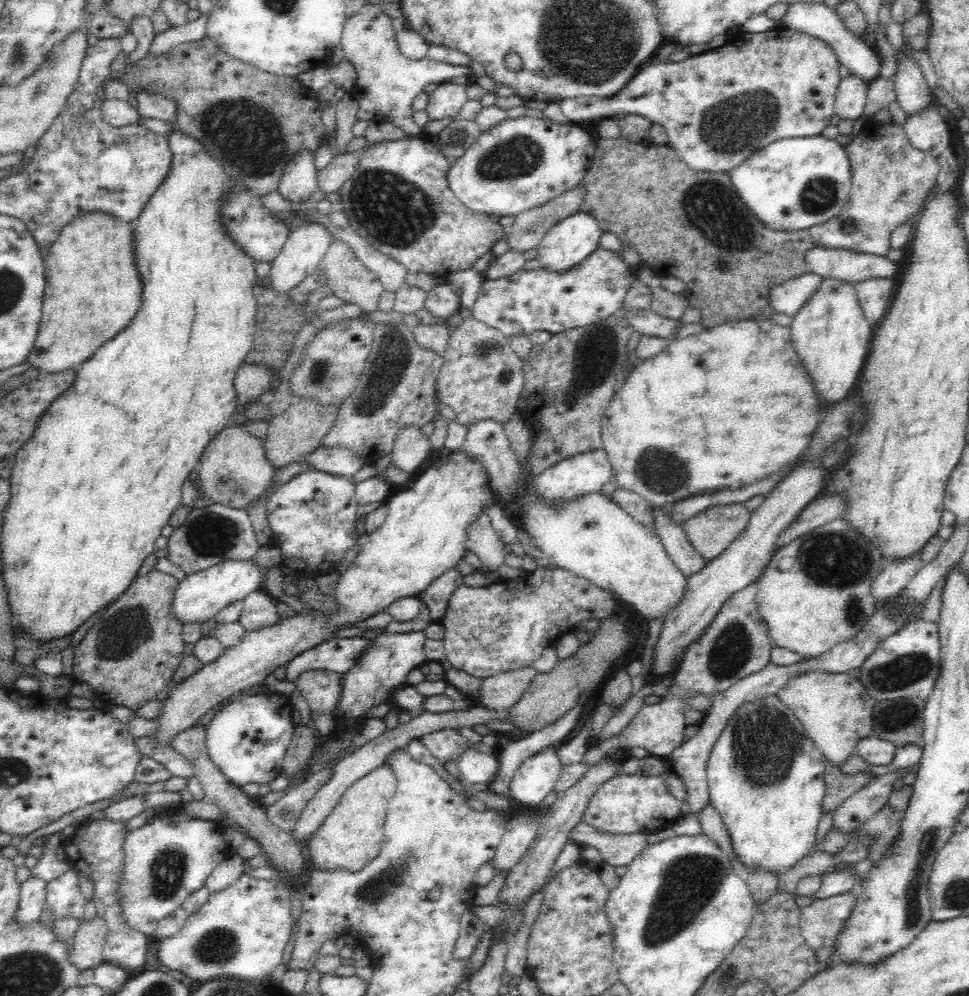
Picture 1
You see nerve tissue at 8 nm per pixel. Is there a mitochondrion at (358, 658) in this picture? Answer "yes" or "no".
no

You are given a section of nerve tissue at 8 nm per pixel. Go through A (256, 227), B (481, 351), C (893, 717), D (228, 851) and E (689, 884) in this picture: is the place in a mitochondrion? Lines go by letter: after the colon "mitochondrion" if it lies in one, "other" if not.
A: other
B: mitochondrion
C: mitochondrion
D: other
E: mitochondrion

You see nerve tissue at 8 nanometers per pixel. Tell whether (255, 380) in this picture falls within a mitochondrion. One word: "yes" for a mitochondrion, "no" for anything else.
no

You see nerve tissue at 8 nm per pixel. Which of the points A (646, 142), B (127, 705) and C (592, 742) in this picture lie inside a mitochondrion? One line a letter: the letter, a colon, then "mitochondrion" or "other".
A: other
B: other
C: other

